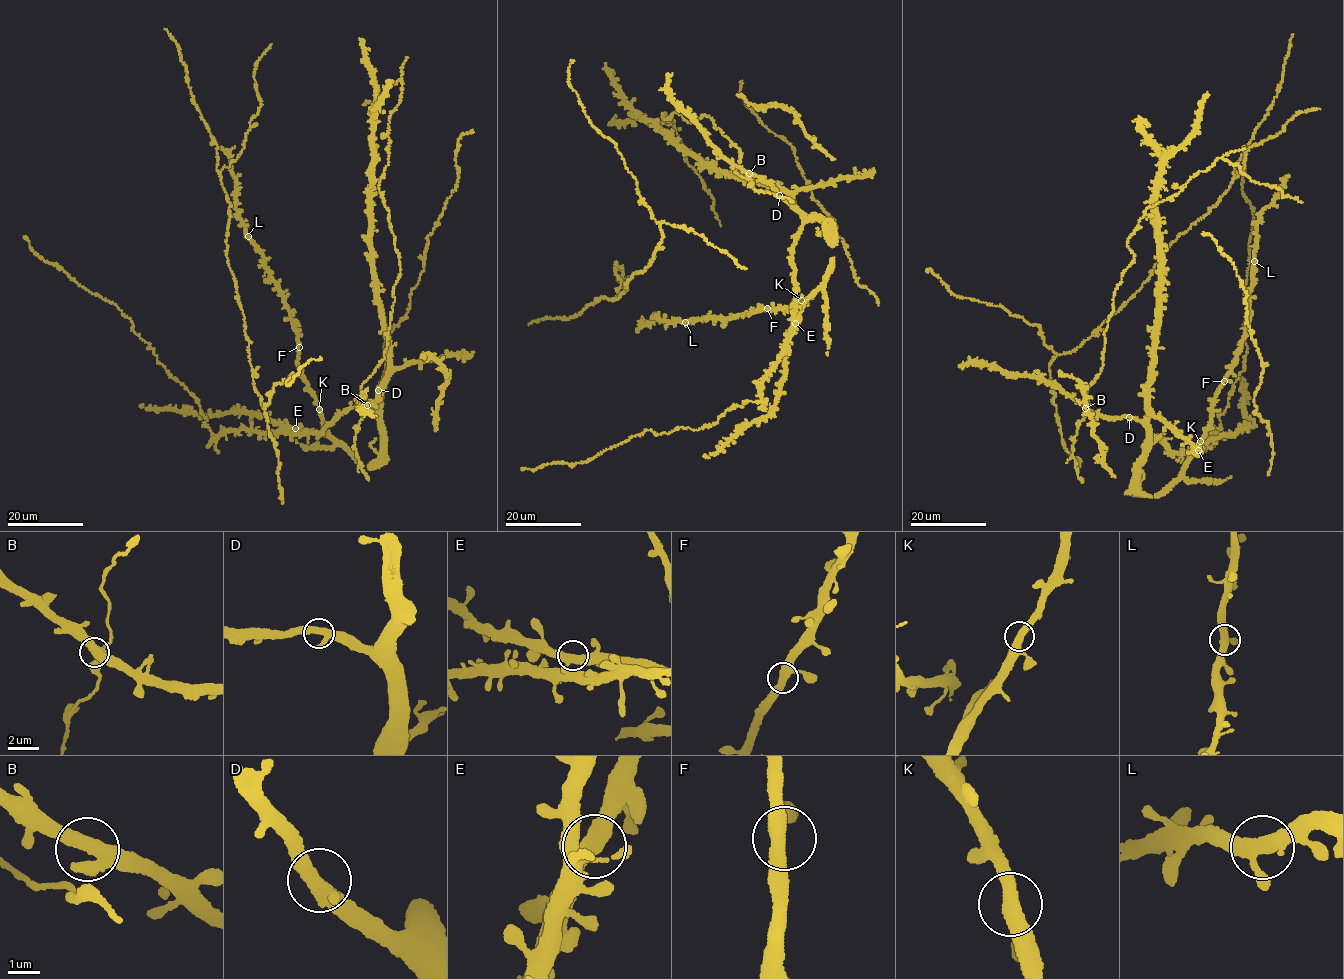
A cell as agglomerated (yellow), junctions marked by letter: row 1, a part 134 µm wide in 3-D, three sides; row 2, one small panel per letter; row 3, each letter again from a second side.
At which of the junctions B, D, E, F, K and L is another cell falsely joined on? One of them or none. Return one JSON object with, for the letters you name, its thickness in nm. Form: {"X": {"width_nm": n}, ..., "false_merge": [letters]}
{"false_merge": []}

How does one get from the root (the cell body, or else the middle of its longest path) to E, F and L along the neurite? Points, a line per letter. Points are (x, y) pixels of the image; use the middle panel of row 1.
E: (795, 241), (792, 258), (796, 269), (792, 319), (795, 323)
F: (795, 241), (792, 258), (796, 269), (793, 323), (811, 297), (789, 307), (767, 308)
L: (795, 241), (795, 322), (809, 296), (789, 307), (763, 307), (725, 319), (708, 315), (686, 322)

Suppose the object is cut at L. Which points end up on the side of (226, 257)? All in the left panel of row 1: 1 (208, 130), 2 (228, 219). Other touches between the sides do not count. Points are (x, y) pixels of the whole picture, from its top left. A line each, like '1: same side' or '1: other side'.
1: same side
2: same side

